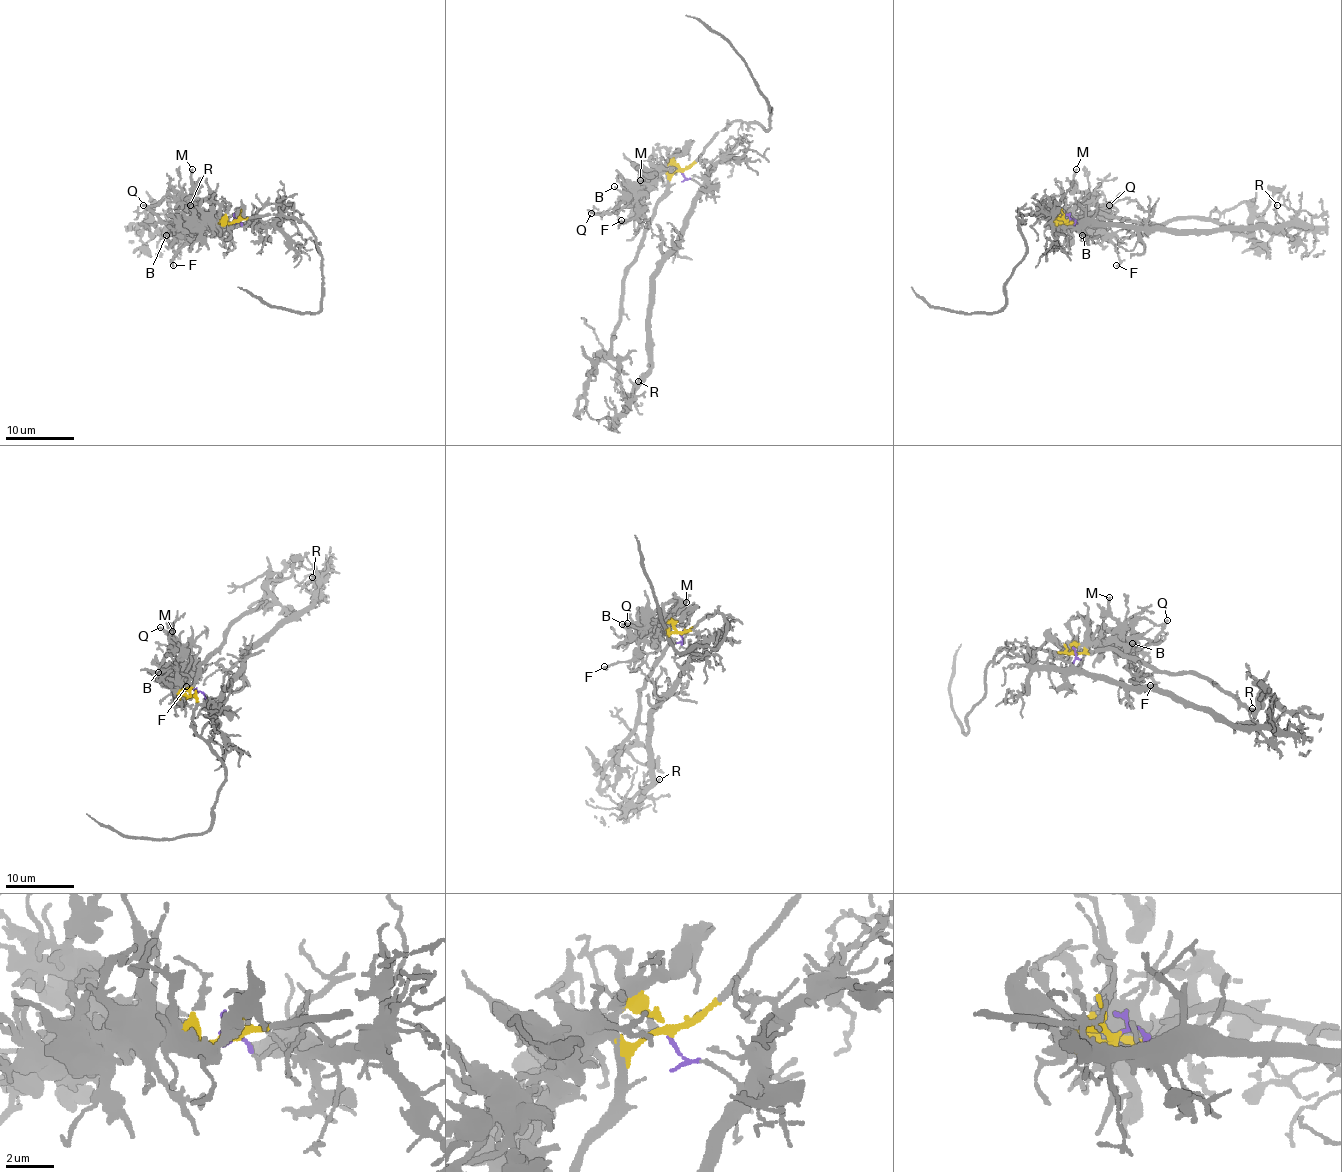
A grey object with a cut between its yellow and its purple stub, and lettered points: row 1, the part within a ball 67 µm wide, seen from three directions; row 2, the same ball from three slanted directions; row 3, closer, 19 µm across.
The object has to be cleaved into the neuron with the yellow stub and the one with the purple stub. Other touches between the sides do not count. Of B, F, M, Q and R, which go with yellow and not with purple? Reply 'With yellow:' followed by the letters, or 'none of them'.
With yellow: B, F, M, Q

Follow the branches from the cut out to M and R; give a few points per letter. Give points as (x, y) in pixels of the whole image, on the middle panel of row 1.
M: (682, 171), (658, 173), (644, 190), (639, 189), (641, 180)
R: (682, 171), (701, 190), (678, 247), (654, 278), (649, 319), (651, 372), (637, 387), (641, 380), (637, 380)

